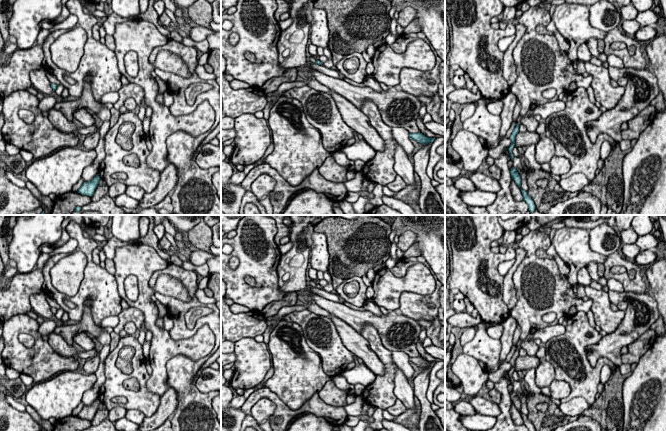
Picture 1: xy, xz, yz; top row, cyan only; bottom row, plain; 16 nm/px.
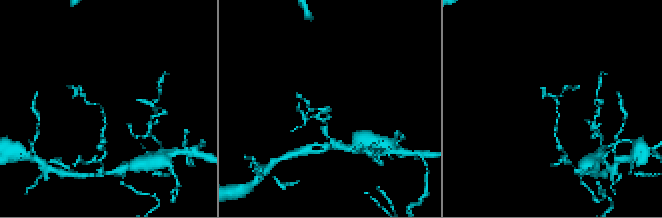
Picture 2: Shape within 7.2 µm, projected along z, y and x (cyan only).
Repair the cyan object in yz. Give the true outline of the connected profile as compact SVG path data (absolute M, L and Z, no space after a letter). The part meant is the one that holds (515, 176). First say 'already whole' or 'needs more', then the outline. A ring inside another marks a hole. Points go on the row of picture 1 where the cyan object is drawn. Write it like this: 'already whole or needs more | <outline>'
already whole | M514 167L511 168L510 173L511 173L512 179L515 181L515 183L521 189L521 192L523 195L523 200L528 204L528 208L529 208L530 213L533 213L536 209L536 206L535 206L533 200L529 197L528 192L521 188L520 175L518 174L517 170Z

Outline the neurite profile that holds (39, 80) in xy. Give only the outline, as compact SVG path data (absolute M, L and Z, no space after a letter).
M42 67L38 70L33 70L30 72L30 80L32 86L39 92L42 92L44 95L51 95L53 89L46 73L46 70Z

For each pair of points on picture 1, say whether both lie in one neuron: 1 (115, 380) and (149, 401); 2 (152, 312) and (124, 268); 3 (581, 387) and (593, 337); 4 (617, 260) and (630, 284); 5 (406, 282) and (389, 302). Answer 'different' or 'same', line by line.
1: same
2: same
3: same
4: same
5: same

